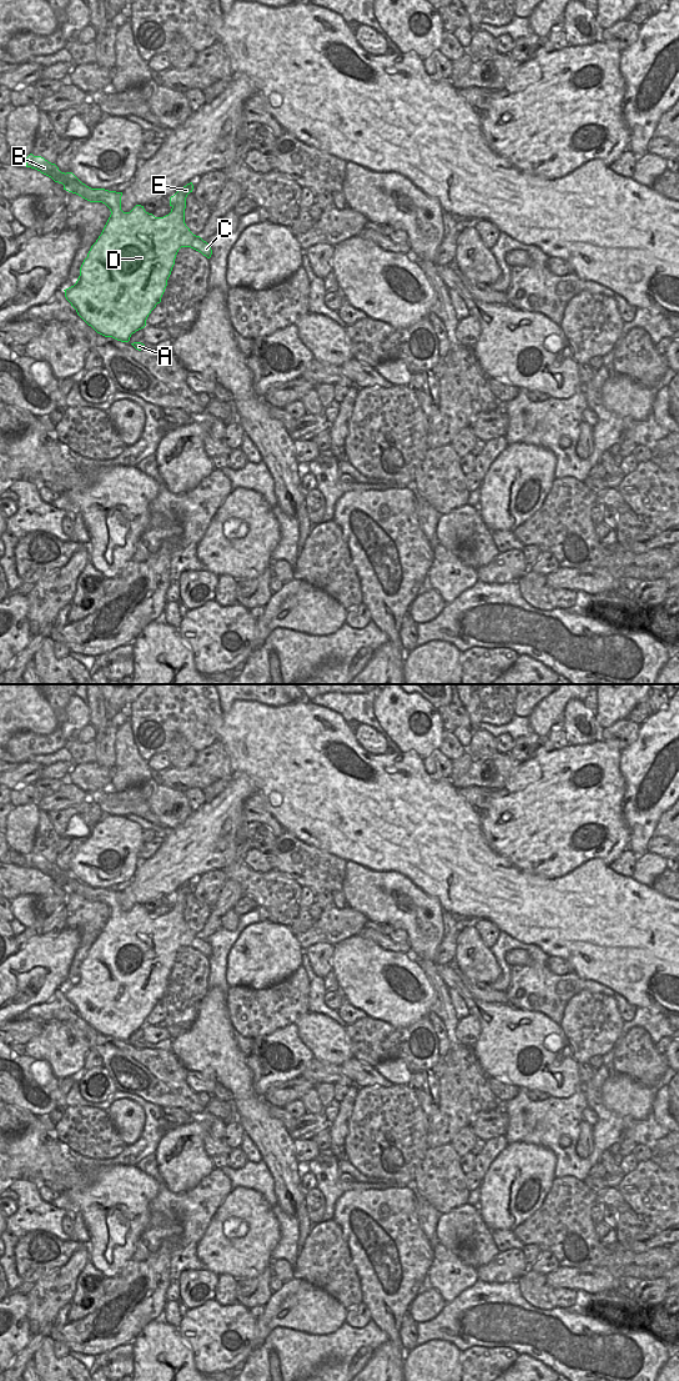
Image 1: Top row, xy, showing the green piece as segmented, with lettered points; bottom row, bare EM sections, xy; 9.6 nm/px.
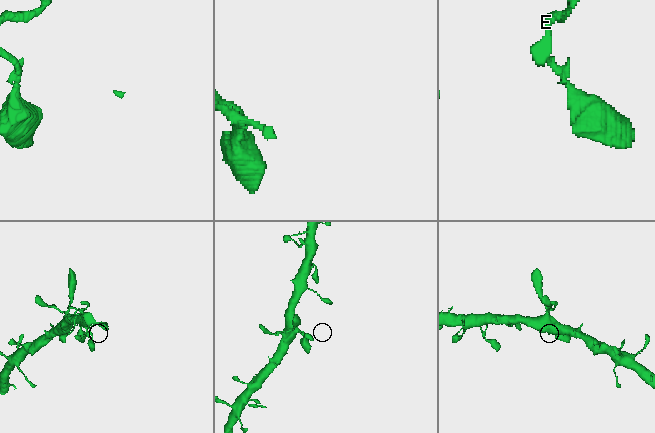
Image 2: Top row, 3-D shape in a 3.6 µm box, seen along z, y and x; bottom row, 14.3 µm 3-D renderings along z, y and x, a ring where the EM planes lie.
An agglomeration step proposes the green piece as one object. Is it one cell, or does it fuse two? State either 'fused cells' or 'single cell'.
single cell

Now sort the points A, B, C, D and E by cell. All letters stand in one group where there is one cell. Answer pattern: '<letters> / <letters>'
A B C D E

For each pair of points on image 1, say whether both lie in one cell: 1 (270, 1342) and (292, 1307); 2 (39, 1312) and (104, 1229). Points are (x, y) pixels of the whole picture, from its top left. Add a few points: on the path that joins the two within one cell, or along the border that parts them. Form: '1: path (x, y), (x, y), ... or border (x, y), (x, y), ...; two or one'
1: border (308, 1334), (287, 1327), (275, 1327), (257, 1346); two
2: border (87, 1246), (90, 1260); two

